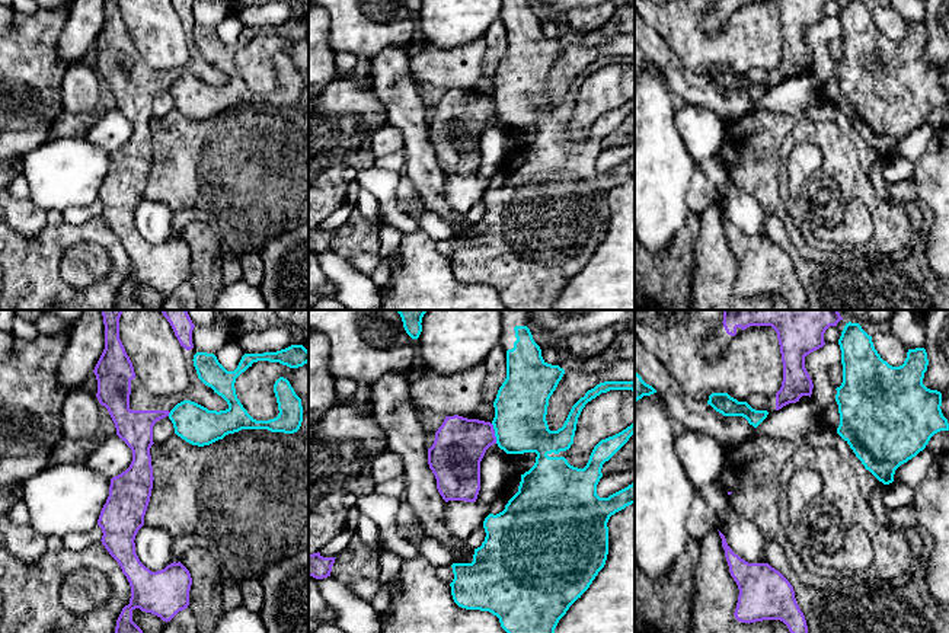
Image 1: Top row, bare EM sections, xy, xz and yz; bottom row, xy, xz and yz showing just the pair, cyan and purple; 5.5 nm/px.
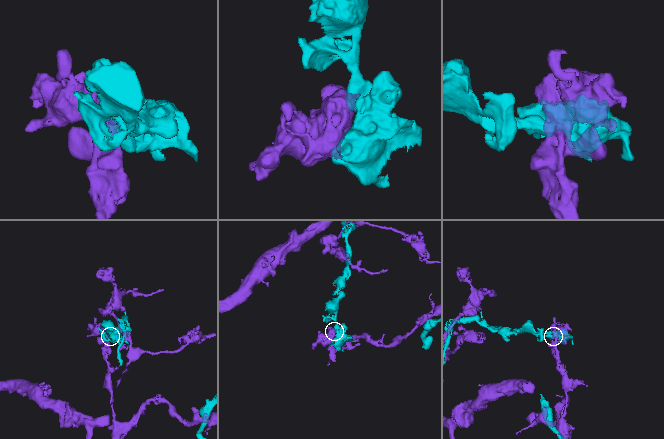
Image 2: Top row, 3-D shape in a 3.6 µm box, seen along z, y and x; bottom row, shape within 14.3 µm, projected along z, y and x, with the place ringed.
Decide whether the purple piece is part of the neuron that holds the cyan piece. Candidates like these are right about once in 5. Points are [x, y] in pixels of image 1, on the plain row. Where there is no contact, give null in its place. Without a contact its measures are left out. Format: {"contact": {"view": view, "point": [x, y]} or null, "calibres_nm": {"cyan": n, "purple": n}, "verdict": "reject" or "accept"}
{"contact": {"view": "xz", "point": [495, 109]}, "calibres_nm": {"cyan": 300, "purple": 280}, "verdict": "reject"}

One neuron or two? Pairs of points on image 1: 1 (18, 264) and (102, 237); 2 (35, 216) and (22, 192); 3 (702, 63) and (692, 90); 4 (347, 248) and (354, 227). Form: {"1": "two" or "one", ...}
{"1": "one", "2": "two", "3": "two", "4": "one"}

